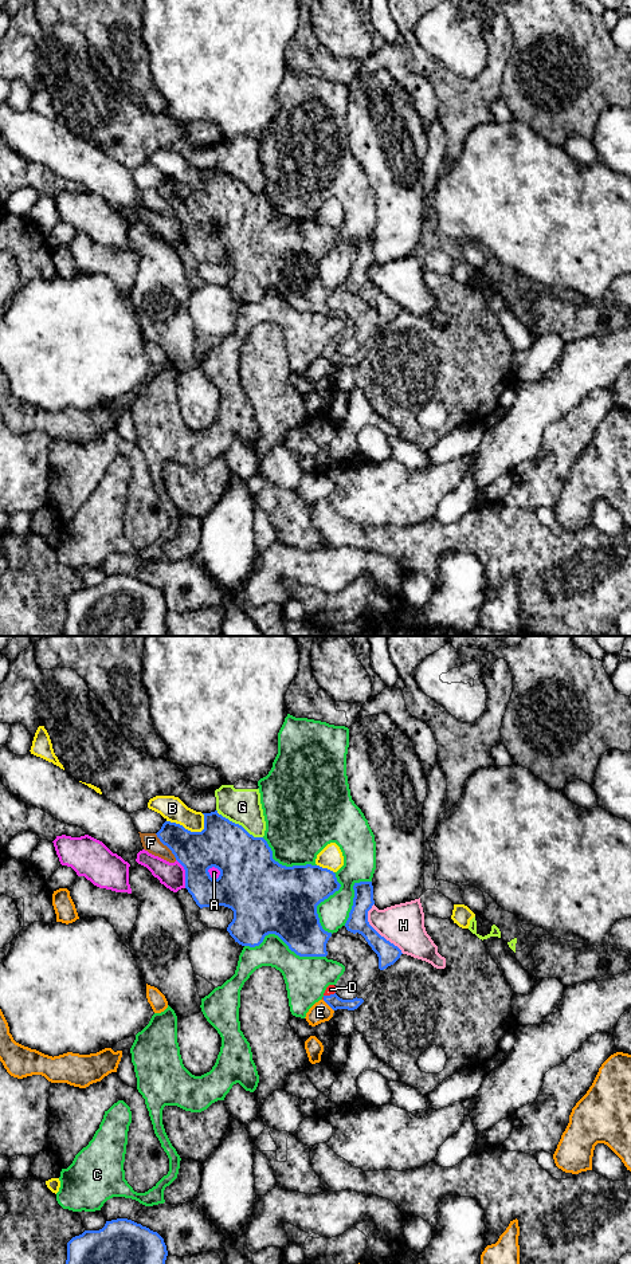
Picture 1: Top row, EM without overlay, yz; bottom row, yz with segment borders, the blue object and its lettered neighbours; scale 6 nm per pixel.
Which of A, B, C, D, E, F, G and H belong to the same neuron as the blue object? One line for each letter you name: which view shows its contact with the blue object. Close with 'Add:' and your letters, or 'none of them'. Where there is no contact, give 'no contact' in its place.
D: meets blue in yz
Add: D

